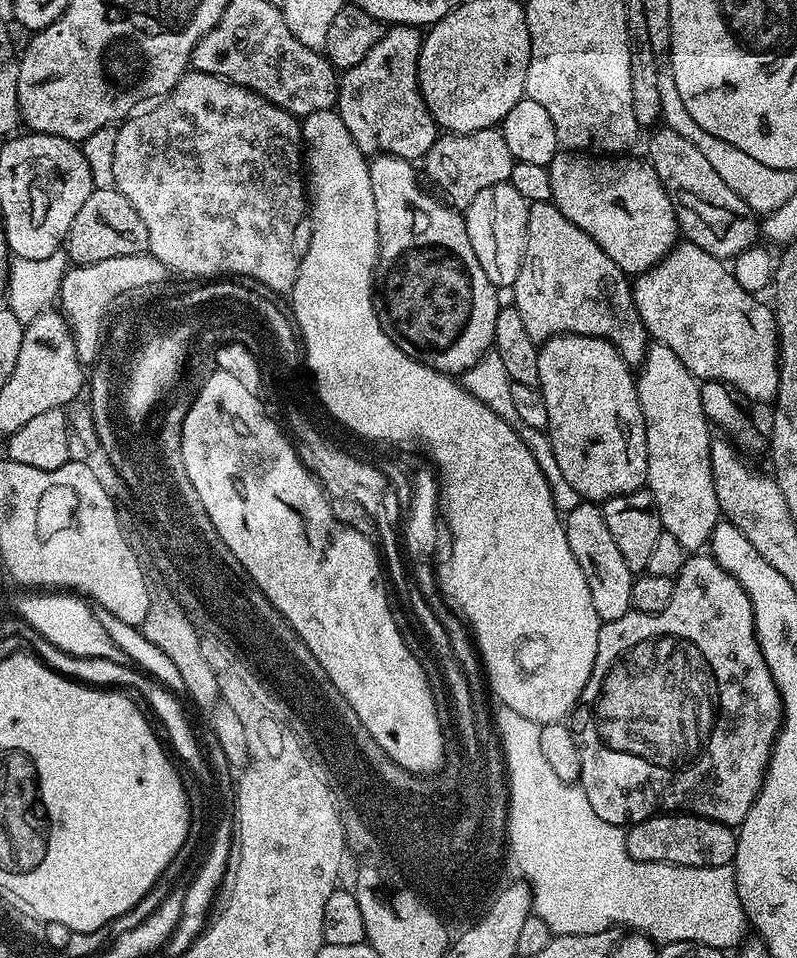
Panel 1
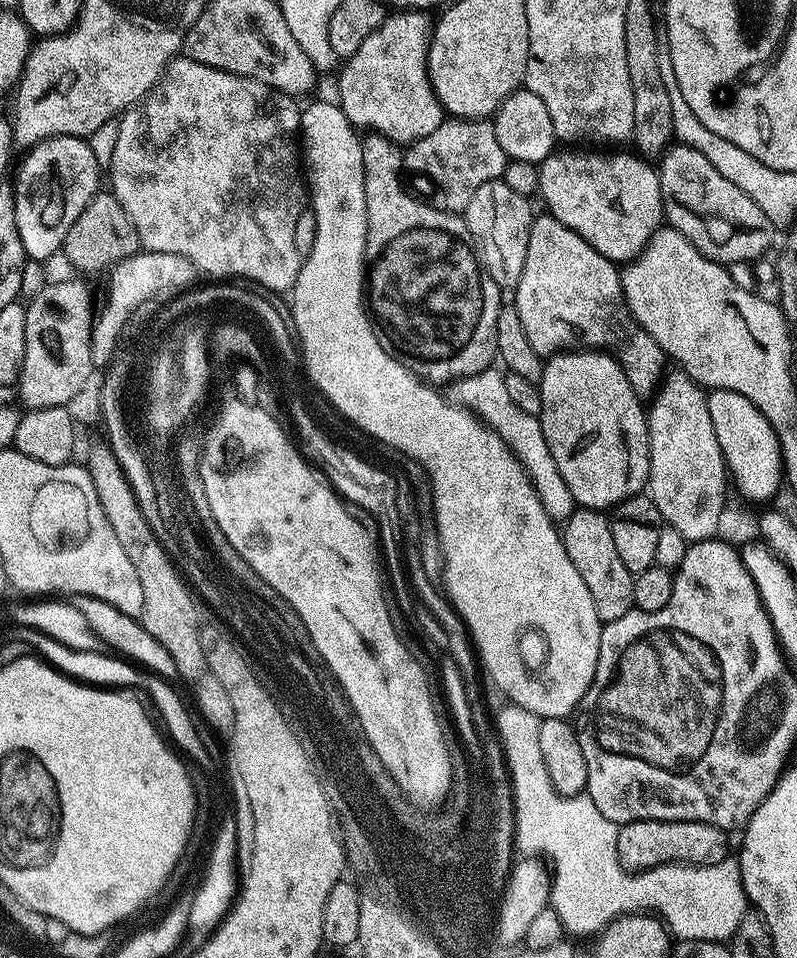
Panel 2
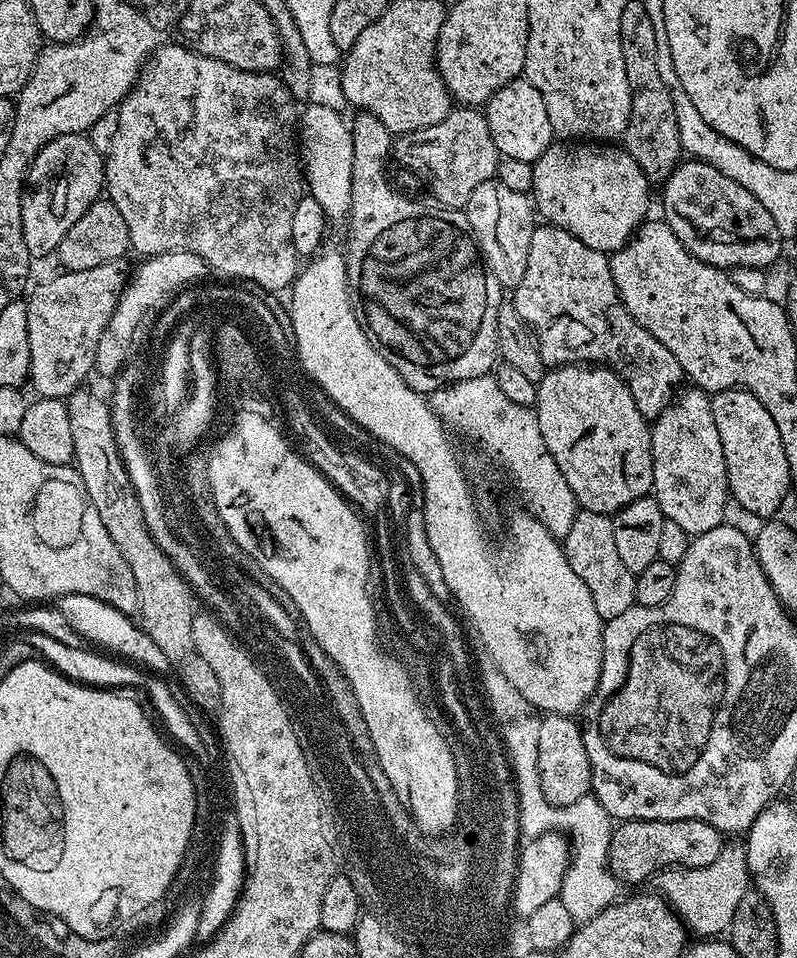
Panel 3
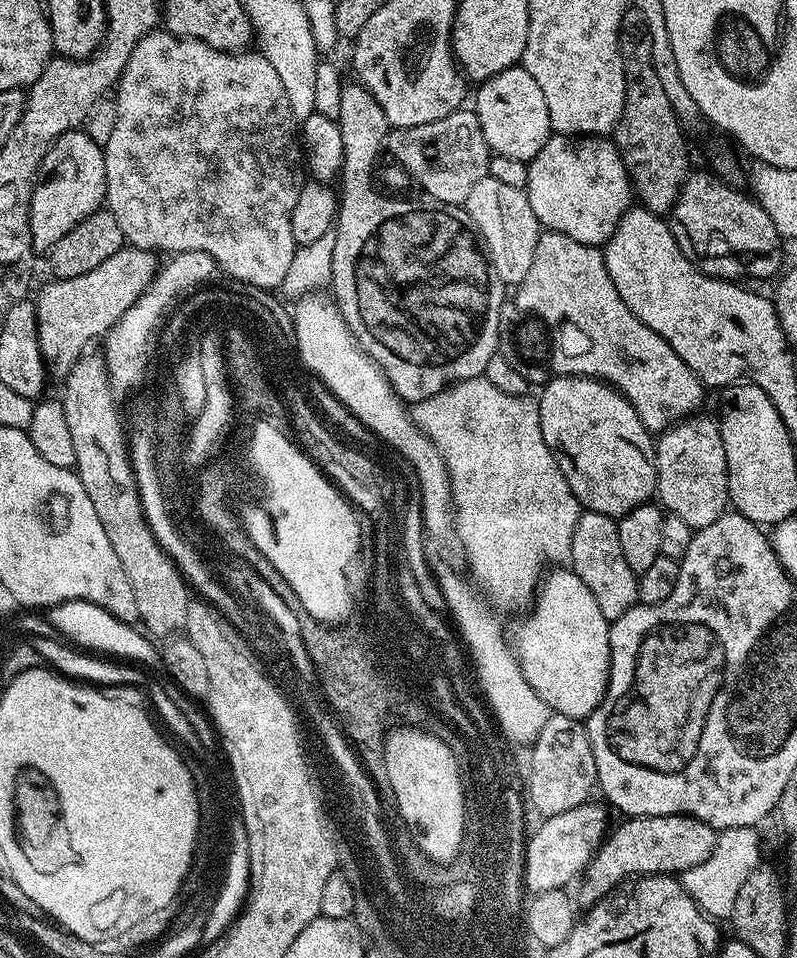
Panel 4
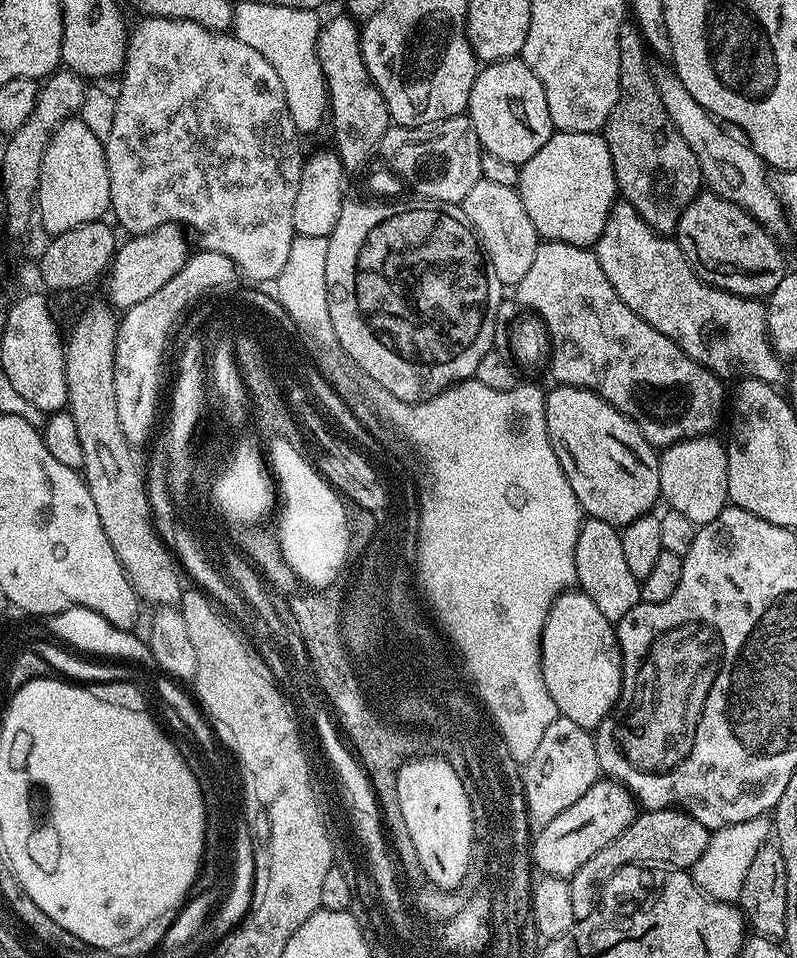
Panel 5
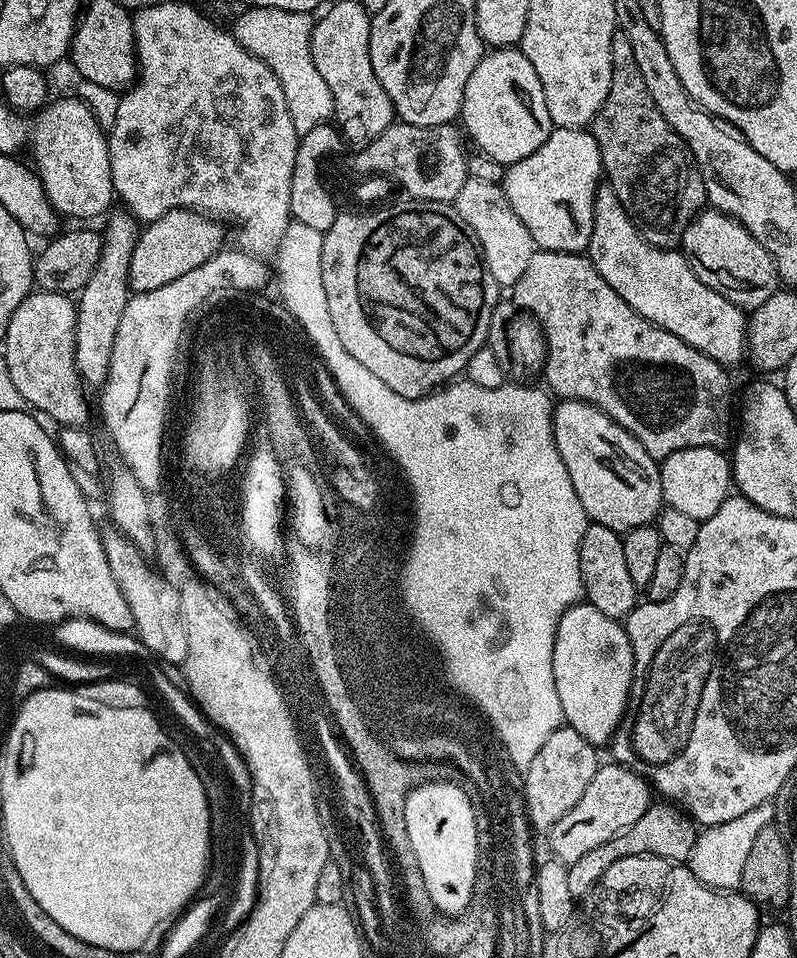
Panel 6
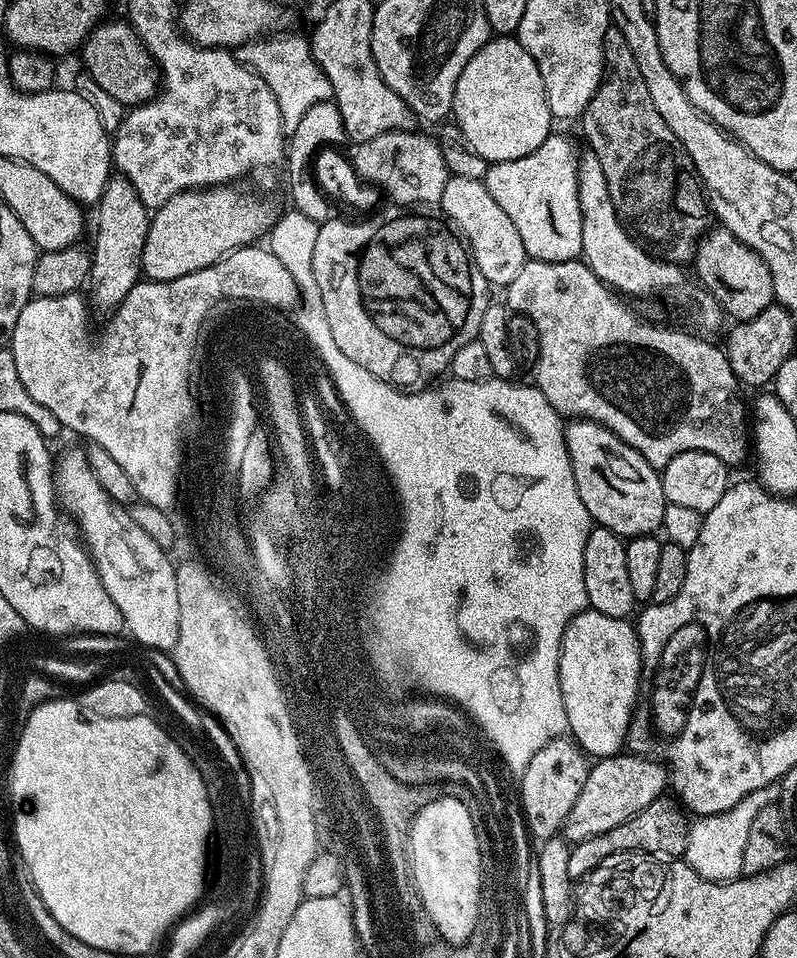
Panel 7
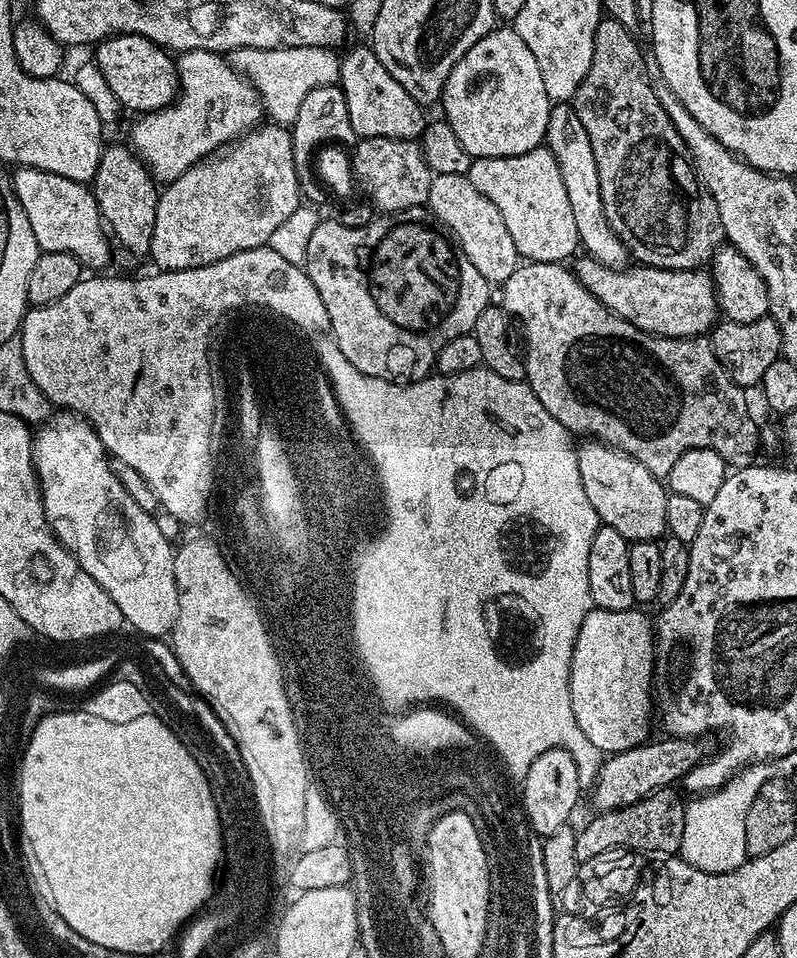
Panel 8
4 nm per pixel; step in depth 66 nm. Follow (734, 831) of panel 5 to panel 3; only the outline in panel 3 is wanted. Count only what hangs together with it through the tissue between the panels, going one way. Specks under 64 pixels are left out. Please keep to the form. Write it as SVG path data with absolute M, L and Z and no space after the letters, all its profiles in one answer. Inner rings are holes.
M726 846L722 854L718 854L718 862L710 862L710 866L668 870L659 880L659 891L664 899L676 915L683 919L685 925L693 933L696 931L695 935L700 938L716 938L727 933L734 922L738 902L742 902L742 898L750 890L748 860L744 857L744 848L740 846Z

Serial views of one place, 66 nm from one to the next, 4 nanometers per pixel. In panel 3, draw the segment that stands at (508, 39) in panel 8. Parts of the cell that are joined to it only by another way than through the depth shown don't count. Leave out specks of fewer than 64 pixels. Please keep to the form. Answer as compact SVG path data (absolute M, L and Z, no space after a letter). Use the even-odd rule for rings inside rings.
M517 78L499 88L483 105L482 111L501 156L534 162L554 142L550 118L546 118L546 102L542 102L542 94L526 79Z

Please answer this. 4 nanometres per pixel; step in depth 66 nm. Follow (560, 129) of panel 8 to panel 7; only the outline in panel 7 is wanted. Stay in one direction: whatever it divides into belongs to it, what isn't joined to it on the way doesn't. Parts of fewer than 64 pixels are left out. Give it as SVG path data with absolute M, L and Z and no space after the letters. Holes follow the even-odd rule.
M591 150L583 153L578 175L578 202L582 206L582 259L590 270L594 270L596 277L620 294L665 296L668 300L690 299L692 288L684 277L685 269L653 256L614 210L610 186L606 186L606 174L602 174L602 166Z

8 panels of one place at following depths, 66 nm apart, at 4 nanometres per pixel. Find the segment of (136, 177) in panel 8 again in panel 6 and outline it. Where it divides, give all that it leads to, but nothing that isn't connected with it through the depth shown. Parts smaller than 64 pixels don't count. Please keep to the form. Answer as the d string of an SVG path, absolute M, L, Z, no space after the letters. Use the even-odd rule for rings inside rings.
M127 210L113 211L107 217L108 225L102 228L102 258L78 294L76 305L76 372L89 389L96 390L104 383L110 370L110 354L114 350L114 338L118 334L118 322L122 322L122 310L126 310L130 289L128 271L130 258L134 254L136 239L142 231L135 216ZM116 212L116 213L115 213ZM113 215L113 216L112 216ZM112 216L112 217L111 217ZM92 387L92 388L91 388Z

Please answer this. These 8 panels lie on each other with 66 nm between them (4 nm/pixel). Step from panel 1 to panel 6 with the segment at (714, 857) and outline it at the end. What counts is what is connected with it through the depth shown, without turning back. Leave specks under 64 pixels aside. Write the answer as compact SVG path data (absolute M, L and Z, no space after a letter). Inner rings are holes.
M654 802L646 810L646 814L642 814L642 818L634 822L634 826L610 838L610 842L602 842L602 846L589 850L586 854L582 854L582 858L578 858L578 862L568 865L570 894L576 901L583 901L600 883L602 874L606 874L606 870L610 870L610 866L618 862L618 858L660 856L663 860L673 862L687 861L696 845L697 835L697 825L683 808L671 802Z

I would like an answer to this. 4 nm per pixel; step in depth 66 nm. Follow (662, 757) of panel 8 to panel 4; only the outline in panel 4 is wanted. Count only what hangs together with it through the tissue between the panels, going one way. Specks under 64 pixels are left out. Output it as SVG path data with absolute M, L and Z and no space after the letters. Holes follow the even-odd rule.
M589 802L574 810L566 810L566 814L541 819L536 833L533 831L527 837L524 886L529 893L567 889L587 868L610 828L609 809L603 803L596 803Z

